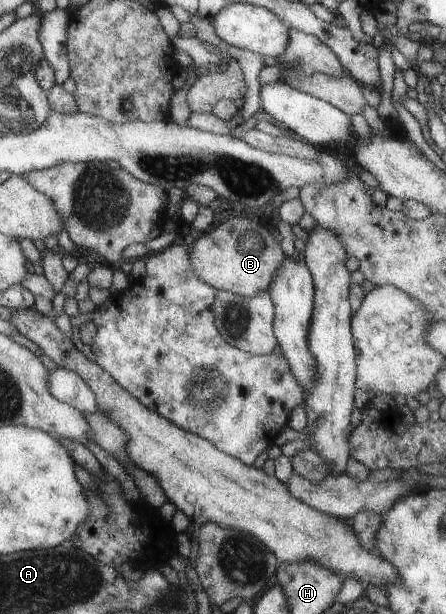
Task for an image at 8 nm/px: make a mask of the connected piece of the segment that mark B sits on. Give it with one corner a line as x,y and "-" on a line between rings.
243,217
226,220
188,248
193,269
206,284
247,297
261,290
268,291
273,272
283,260
279,245
275,239
271,239
271,232
263,225

